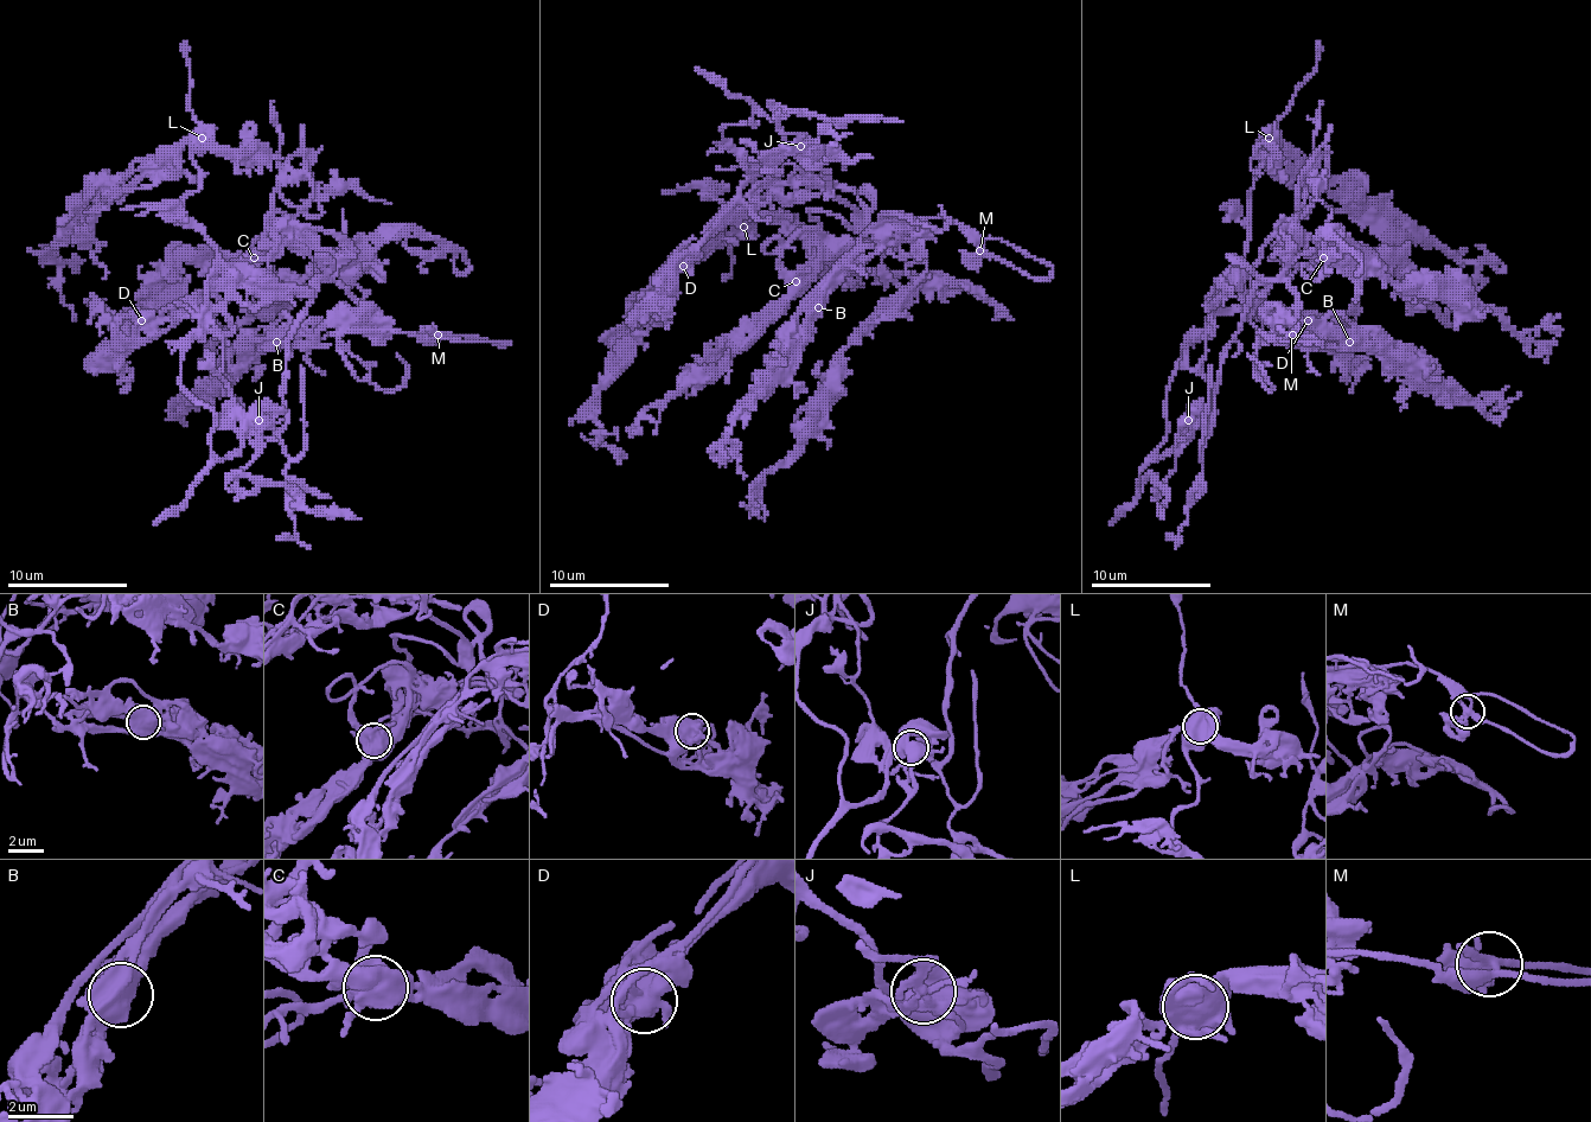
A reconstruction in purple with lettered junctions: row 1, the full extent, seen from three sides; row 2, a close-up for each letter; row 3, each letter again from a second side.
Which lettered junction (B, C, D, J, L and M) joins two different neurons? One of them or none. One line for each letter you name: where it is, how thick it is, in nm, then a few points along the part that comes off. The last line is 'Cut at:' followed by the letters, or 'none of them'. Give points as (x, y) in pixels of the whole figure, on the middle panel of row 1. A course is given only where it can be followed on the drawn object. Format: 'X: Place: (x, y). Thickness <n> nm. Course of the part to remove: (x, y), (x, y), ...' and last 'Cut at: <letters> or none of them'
Cut at: none of them

